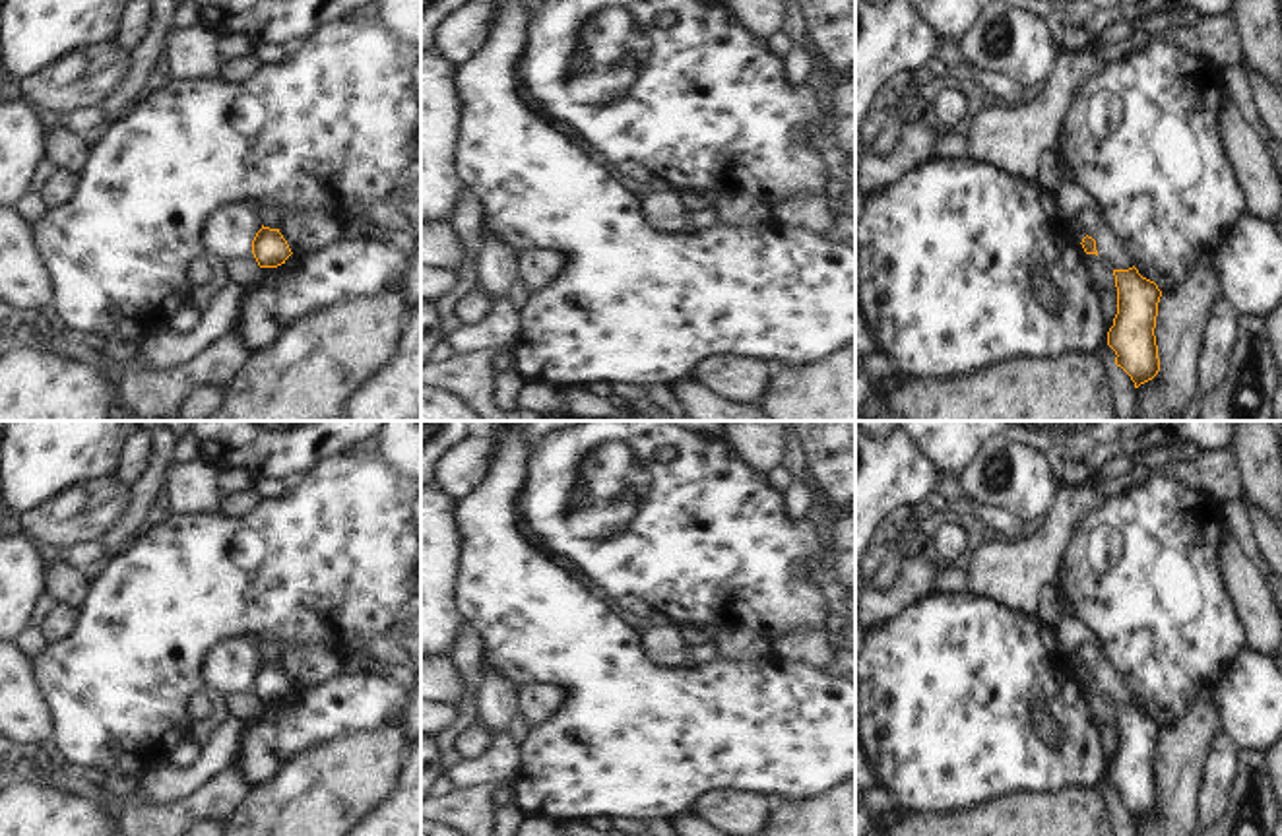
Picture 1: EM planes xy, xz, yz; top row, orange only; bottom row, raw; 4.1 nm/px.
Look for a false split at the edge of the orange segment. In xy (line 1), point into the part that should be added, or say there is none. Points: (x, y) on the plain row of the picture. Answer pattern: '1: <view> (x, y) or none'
1: none

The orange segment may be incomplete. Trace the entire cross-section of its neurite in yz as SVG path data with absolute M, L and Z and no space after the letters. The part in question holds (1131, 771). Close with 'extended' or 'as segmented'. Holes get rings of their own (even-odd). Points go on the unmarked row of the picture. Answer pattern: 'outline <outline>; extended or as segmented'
outline M1113 704L1117 722L1117 749L1107 766L1107 780L1115 786L1115 799L1121 801L1135 822L1152 815L1160 805L1156 780L1156 751L1162 725L1158 720L1129 704Z; as segmented

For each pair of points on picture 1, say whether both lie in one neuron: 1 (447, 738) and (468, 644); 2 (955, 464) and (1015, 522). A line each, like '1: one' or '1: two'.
1: one
2: two

